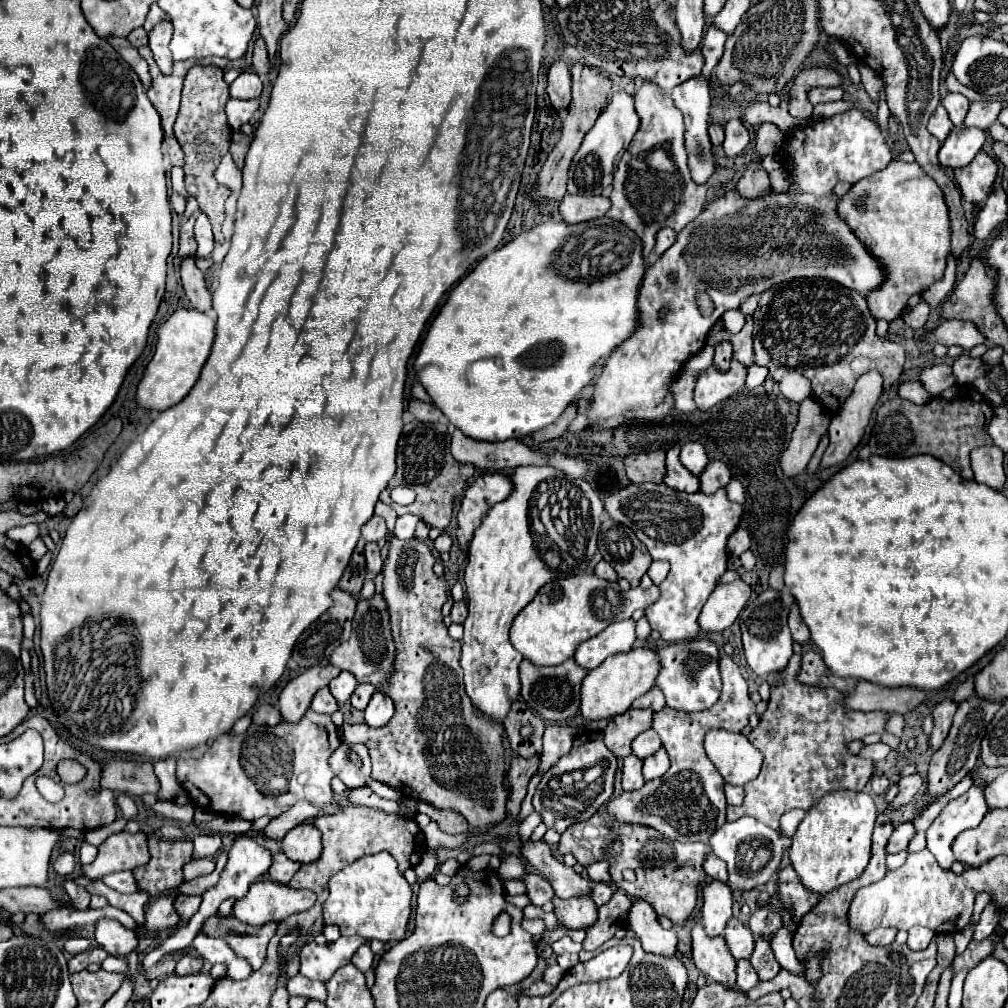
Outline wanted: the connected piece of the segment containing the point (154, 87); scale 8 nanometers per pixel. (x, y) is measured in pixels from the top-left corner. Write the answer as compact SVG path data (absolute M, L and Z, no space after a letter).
M148 46L141 48L139 54L147 60L149 64L149 72L153 78L151 88L147 90L149 100L153 102L155 110L161 116L161 126L163 126L163 142L165 142L165 150L169 154L169 160L173 166L183 166L183 150L179 146L179 142L173 136L173 122L177 118L177 110L179 110L179 102L181 102L181 88L183 88L183 78L187 74L187 70L193 64L203 64L203 62L195 62L195 60L185 60L185 62L175 62L173 64L173 74L165 76L159 72L159 68L153 62L152 52Z

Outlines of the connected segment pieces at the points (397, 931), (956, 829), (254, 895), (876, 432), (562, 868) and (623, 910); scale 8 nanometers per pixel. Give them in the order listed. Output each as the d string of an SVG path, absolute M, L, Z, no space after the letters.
M379 852L379 854L371 854L371 856L363 856L357 862L353 862L351 866L347 866L345 870L337 872L331 880L329 880L329 898L323 906L323 914L325 914L325 924L337 924L343 936L363 936L363 938L377 938L381 942L399 942L405 938L405 928L411 916L411 886L409 882L403 878L403 874L397 870L397 862L395 858L391 858L391 854L387 852Z
M983 784L971 786L963 796L949 802L941 814L933 820L929 830L925 832L927 850L937 858L939 866L951 868L955 856L951 852L951 844L967 828L975 828L983 816L987 814L987 804L983 798Z
M271 880L253 882L247 896L233 906L235 918L251 926L263 926L267 922L281 922L291 914L309 910L315 904L311 890L295 890Z
M955 384L941 396L933 396L923 406L905 402L901 398L891 398L879 406L871 438L859 452L859 458L869 458L873 454L891 458L929 454L951 466L961 478L971 480L973 470L969 466L969 454L973 448L993 444L991 436L987 434L987 422L991 422L991 418L993 406L979 390L975 390L975 386L969 384Z
M527 840L521 842L519 856L533 868L537 874L543 874L559 894L559 898L571 898L575 894L589 894L591 880L581 878L575 874L573 868L567 868L563 862L559 862L551 850L549 844L543 840Z
M617 890L607 904L599 906L597 922L585 930L587 936L583 940L583 948L597 950L603 942L613 938L613 934L619 928L625 928L625 924L627 924L625 916L627 916L629 906L631 906L631 898L623 890Z

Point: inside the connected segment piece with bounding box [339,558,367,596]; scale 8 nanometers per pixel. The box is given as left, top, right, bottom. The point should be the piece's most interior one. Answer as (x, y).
(352, 581)

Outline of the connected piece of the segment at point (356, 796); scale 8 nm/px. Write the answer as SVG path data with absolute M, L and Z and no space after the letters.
M359 788L359 790L349 790L347 794L347 804L353 804L353 806L371 806L375 810L387 810L389 814L403 814L403 816L409 816L409 818L415 818L415 814L407 812L405 808L401 808L399 802L393 802L393 800L385 800L385 798L379 798L371 788Z

